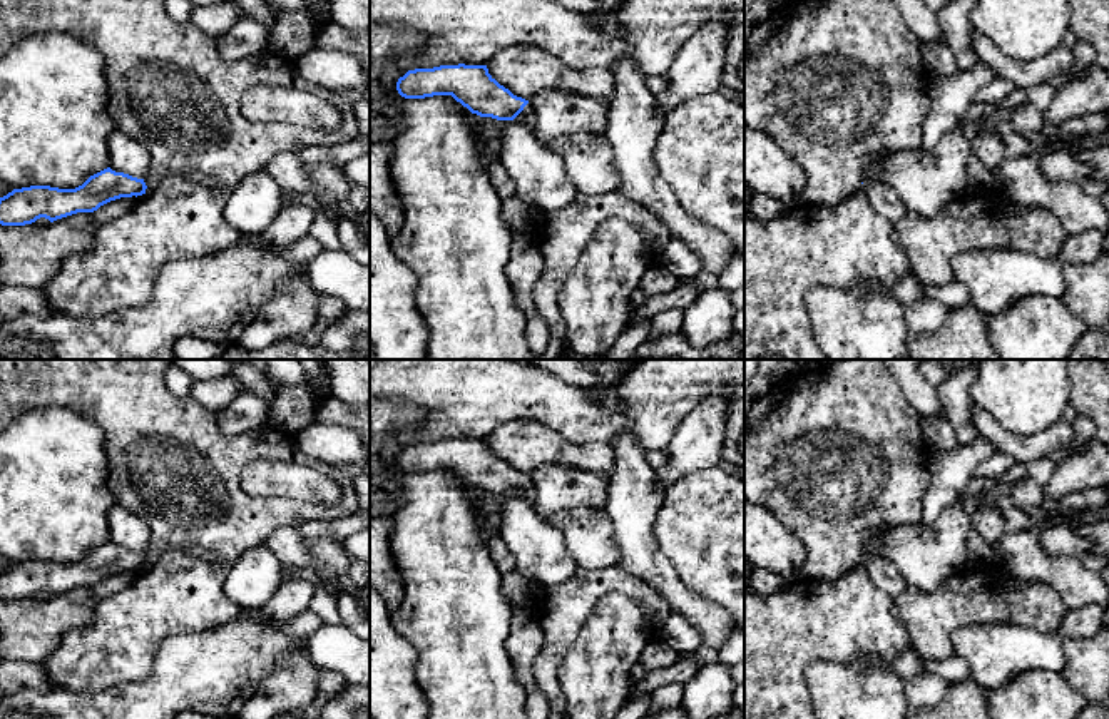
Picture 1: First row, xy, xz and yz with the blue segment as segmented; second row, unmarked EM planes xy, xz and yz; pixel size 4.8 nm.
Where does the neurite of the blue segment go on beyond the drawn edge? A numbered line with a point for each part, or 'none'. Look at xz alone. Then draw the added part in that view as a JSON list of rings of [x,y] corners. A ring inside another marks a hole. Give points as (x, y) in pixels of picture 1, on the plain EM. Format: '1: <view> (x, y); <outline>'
1: xz (527, 490); [[[530,478],[515,493],[525,497],[532,505],[535,503],[535,488]]]

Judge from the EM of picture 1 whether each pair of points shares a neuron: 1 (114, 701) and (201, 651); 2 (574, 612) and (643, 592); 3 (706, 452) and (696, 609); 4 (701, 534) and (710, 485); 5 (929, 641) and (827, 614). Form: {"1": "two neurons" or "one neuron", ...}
{"1": "one neuron", "2": "one neuron", "3": "two neurons", "4": "one neuron", "5": "two neurons"}

